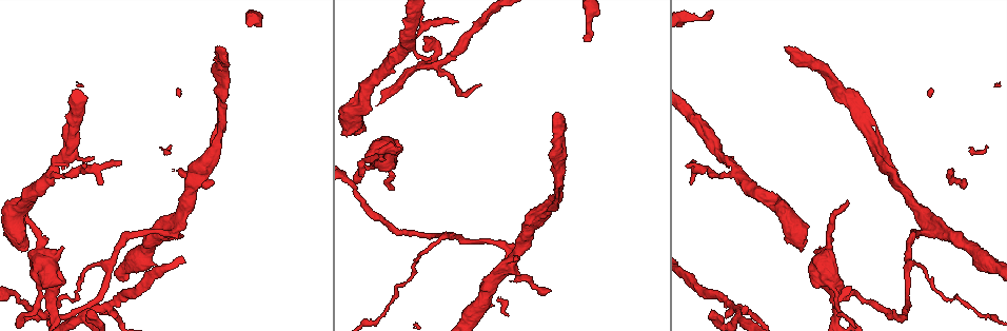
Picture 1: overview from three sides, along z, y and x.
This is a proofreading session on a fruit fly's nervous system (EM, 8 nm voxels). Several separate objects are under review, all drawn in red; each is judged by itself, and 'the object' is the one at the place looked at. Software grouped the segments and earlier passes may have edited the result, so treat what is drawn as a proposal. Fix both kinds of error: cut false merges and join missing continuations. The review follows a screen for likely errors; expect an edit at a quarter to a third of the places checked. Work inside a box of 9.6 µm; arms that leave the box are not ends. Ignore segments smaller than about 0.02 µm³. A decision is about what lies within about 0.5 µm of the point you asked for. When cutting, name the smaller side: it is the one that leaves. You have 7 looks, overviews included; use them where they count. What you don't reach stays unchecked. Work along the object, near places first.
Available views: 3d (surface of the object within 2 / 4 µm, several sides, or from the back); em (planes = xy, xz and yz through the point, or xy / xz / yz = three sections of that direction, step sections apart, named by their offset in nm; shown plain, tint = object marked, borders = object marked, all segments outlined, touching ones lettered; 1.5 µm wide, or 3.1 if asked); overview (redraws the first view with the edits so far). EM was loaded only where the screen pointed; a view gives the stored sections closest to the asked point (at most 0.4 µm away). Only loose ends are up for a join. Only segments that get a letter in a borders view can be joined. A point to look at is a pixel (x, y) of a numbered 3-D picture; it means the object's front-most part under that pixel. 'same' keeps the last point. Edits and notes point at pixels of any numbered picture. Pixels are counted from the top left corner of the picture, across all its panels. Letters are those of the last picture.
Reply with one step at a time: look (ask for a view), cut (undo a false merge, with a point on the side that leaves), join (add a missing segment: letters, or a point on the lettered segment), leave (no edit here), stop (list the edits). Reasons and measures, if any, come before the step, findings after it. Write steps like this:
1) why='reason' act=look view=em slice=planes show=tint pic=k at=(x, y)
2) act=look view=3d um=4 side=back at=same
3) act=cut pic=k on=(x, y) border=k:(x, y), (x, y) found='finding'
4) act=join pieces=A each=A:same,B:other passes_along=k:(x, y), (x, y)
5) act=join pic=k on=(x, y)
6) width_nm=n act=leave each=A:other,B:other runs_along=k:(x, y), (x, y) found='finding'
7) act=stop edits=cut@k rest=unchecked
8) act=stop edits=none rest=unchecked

why='free end' act=look view=3d um=2 side=back pic=1 at=(458, 22)

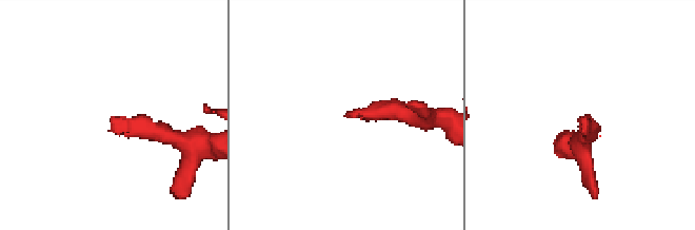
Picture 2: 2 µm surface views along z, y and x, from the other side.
act=look view=em slice=planes show=borders pic=2 at=(351, 112)

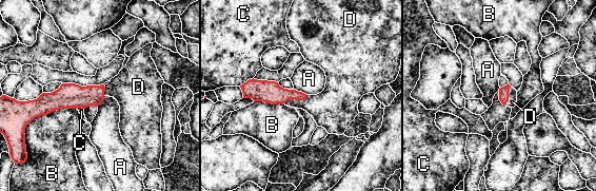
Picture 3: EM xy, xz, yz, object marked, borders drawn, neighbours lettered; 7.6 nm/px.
longest_contact=B:360nm act=join pieces=D each=A:other,B:other,C:other,D:same found='the cell continues'

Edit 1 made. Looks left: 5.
act=look view=overview

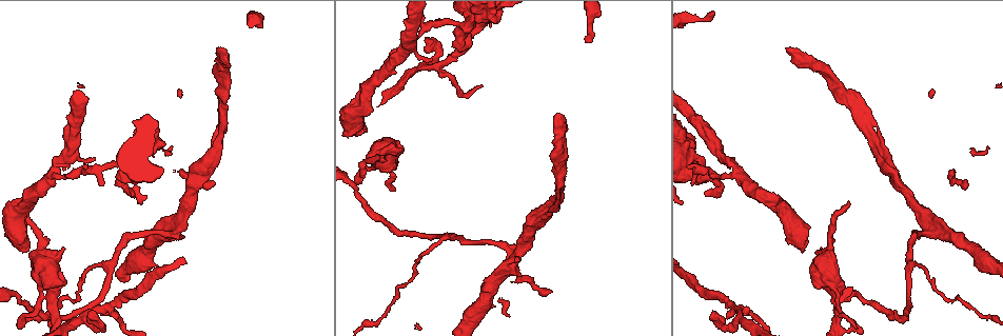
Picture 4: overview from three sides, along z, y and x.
act=look view=em slice=planes show=borders pic=4 at=(557, 113)

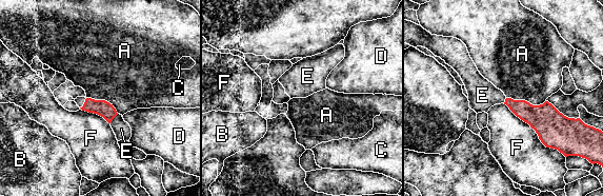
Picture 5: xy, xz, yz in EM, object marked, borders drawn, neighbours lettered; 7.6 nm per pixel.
act=join pieces=E each=A:other,B:other,C:other,D:other,E:same,F:other found='the cell continues'

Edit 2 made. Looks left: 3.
why='thin end' act=look view=3d um=2 pic=4 at=(848, 204)

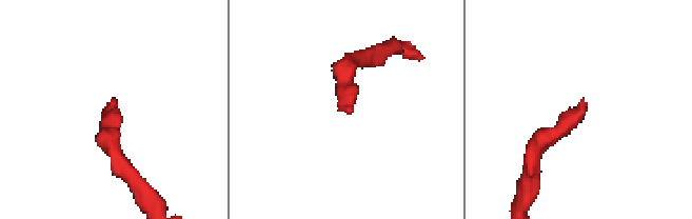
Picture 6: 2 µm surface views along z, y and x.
act=look view=em slice=planes show=borders pic=6 at=(351, 114)

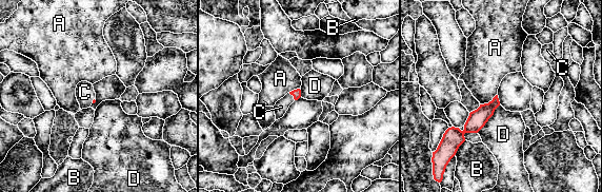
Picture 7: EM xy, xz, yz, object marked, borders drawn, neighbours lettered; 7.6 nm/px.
act=join pieces=C each=A:other,B:other,C:same,D:other found='it goes on there'

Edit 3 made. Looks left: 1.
act=stop edits=join@3,join@5,join@7 rest=unchecked

